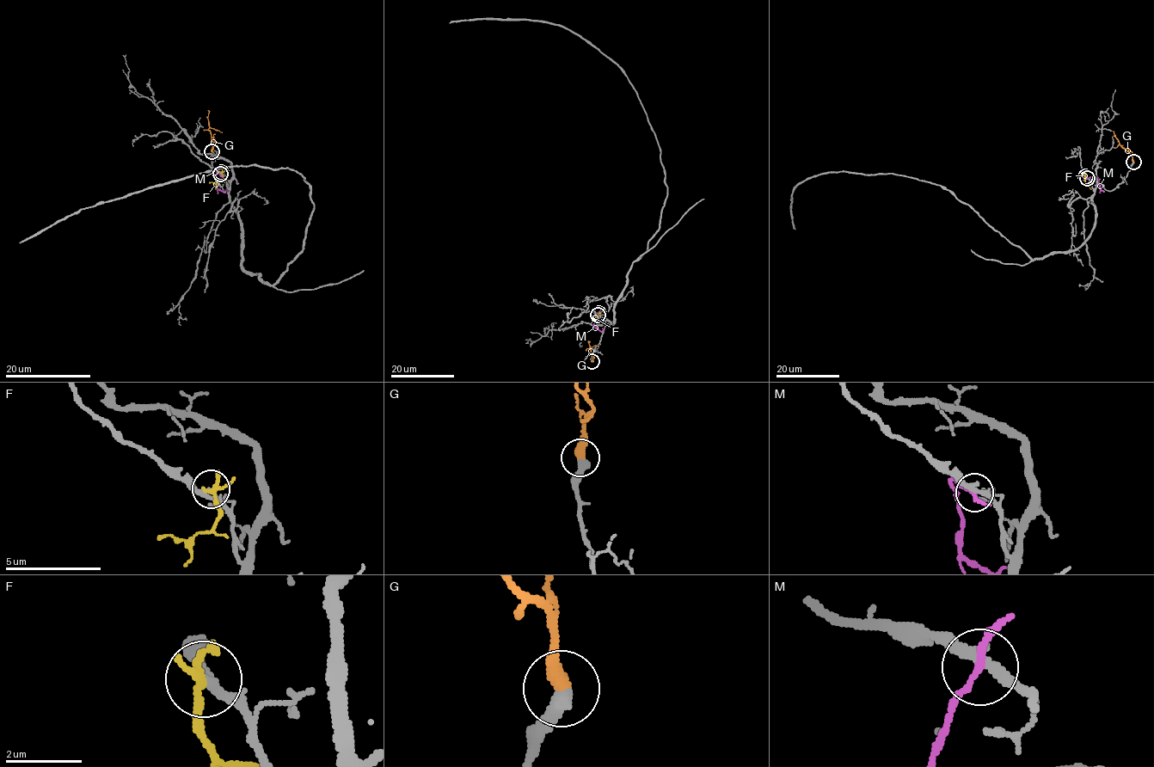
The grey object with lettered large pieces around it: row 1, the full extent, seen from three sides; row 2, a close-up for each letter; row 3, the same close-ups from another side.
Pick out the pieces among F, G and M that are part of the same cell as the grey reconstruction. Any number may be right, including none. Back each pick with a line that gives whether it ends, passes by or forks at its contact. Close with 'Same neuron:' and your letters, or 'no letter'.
G: it ends
Same neuron: G

